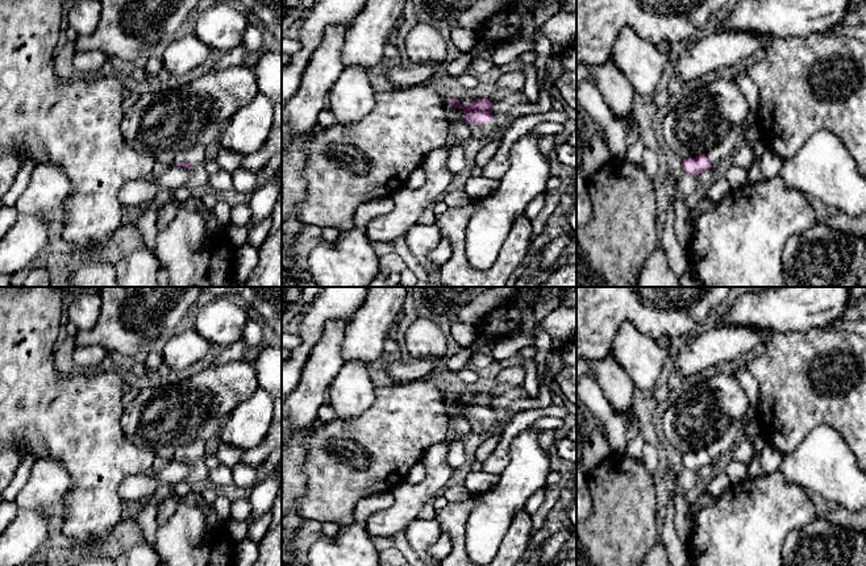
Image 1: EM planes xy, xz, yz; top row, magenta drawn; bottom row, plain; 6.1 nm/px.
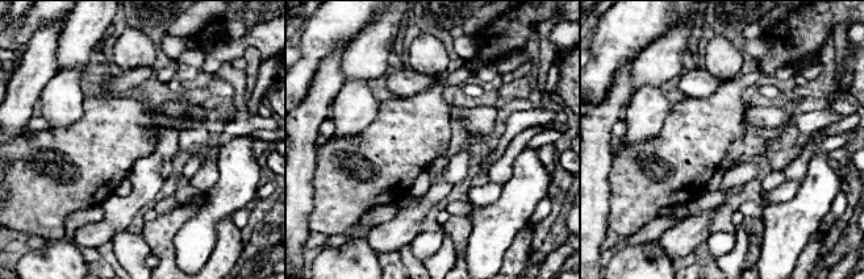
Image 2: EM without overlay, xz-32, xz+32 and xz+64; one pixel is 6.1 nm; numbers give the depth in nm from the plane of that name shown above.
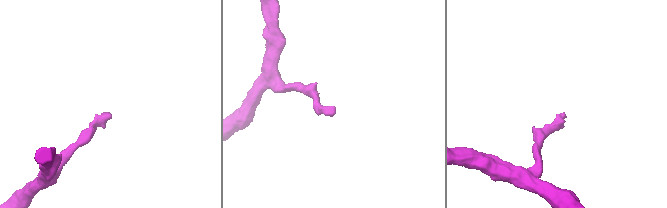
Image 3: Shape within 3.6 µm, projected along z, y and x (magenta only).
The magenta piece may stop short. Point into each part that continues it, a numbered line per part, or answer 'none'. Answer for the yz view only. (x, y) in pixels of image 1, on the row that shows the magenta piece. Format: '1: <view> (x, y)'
1: yz (735, 138)

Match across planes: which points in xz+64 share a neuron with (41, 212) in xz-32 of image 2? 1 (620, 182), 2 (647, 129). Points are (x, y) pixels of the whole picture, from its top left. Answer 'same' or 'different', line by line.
1: same
2: different

